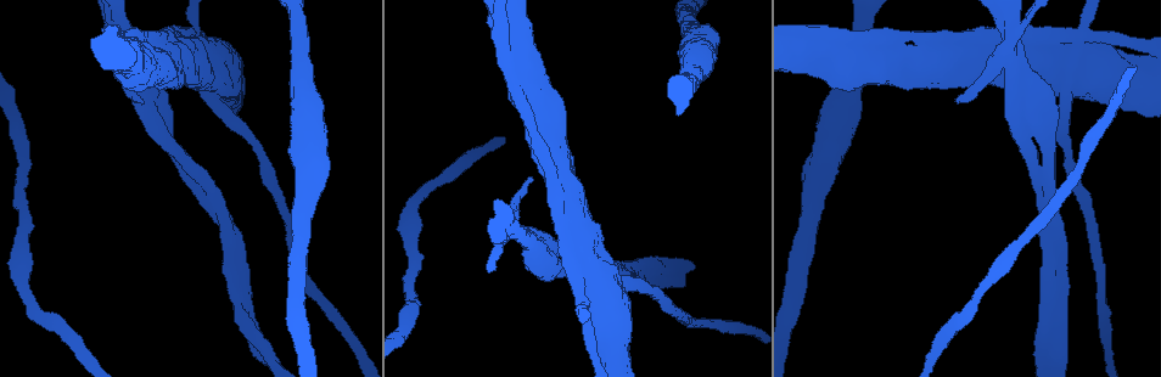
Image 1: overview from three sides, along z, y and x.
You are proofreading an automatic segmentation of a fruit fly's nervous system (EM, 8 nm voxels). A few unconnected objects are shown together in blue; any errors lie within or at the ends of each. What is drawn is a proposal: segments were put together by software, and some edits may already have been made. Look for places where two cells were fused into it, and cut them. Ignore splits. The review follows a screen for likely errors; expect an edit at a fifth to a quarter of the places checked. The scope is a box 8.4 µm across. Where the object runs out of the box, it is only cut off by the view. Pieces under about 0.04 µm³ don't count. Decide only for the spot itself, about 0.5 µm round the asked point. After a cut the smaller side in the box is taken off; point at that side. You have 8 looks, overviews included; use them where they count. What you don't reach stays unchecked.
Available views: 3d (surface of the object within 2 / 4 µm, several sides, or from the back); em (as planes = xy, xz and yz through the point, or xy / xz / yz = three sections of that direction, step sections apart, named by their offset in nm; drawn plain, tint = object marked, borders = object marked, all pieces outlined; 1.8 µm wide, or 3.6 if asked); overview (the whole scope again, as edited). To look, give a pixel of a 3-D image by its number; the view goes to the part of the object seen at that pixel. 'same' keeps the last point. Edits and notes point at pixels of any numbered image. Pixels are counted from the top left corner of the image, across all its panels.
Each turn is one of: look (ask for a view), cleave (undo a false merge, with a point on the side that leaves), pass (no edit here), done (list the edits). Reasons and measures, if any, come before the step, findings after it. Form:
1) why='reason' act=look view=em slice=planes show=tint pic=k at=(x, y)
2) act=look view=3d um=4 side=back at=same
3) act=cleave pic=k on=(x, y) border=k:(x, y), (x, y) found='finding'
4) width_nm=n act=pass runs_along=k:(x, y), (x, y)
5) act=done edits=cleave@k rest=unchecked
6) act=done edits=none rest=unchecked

act=look view=3d um=4 pic=1 at=(1064, 88)

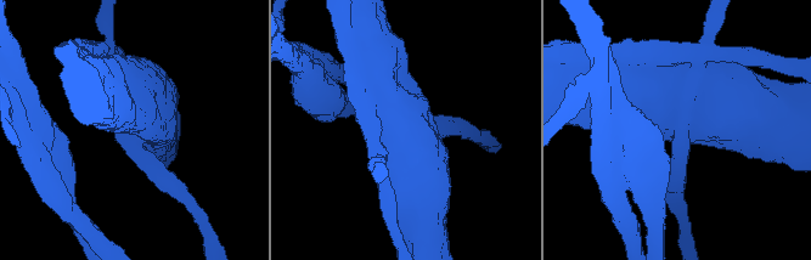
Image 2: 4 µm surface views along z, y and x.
why='need the tissue' act=look view=em um=3.6 slice=planes show=borders pic=2 at=(681, 130)

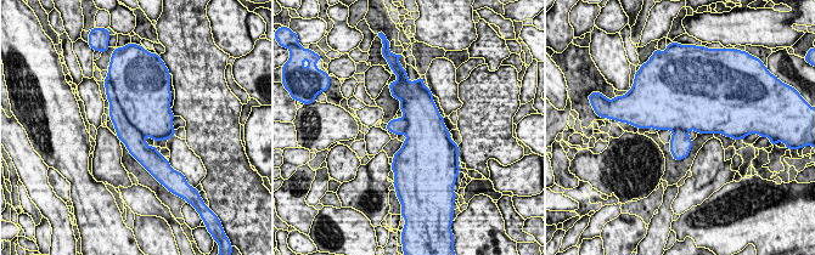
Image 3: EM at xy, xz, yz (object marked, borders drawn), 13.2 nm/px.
act=cleave pic=3 on=(125, 131) found='a second cell is stuck on'

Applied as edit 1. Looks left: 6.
act=look view=3d um=2 pic=1 at=(188, 167)

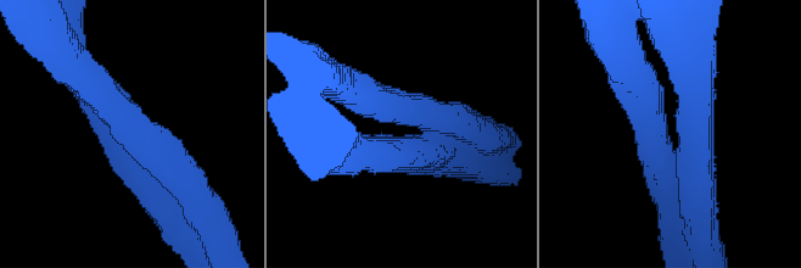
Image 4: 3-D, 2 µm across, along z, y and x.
act=look view=em slice=yz step=8 show=tint pic=4 at=(128, 124)

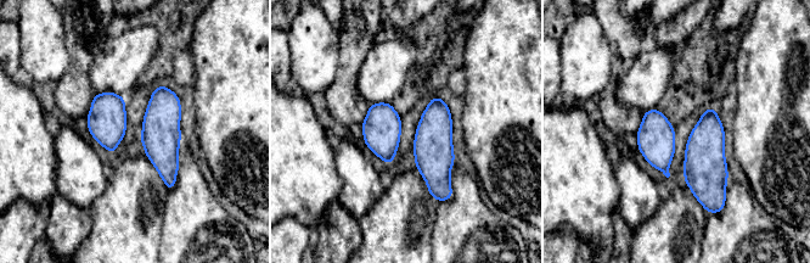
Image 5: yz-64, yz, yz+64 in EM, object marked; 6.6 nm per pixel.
why='another direction' act=look view=em slice=planes show=borders at=same

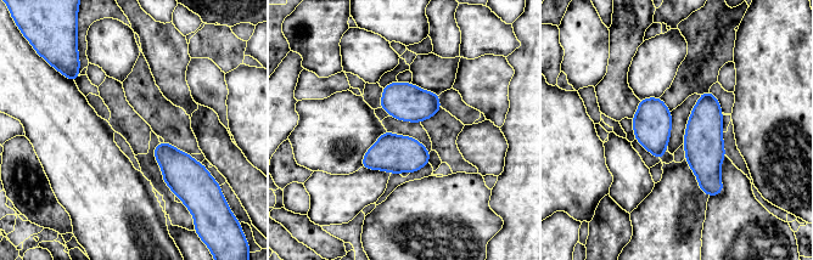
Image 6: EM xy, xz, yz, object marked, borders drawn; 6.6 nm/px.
act=pass found='one cell here'

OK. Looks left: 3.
why='two arms in line, one across' act=look view=em slice=planes show=borders pic=1 at=(248, 311)

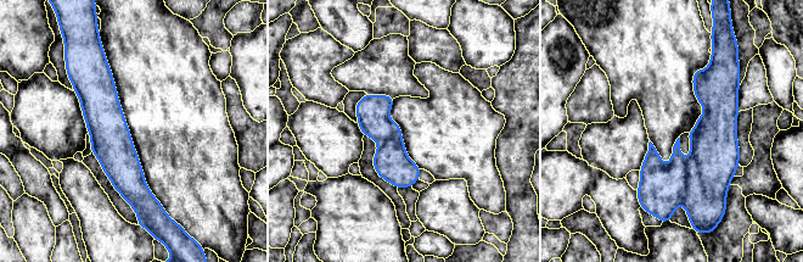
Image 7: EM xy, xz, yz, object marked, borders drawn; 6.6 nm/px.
width_nm=140 act=pass runs_along=7:(104, 60), (111, 143), (150, 198) found='all the same cell'

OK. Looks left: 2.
act=done edits=cleave@3 rest=unchecked

